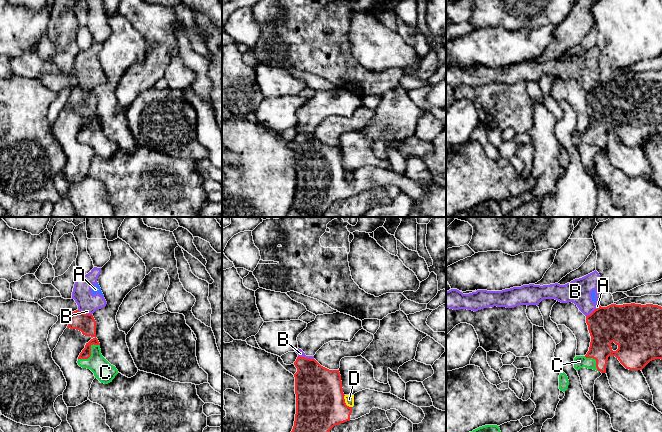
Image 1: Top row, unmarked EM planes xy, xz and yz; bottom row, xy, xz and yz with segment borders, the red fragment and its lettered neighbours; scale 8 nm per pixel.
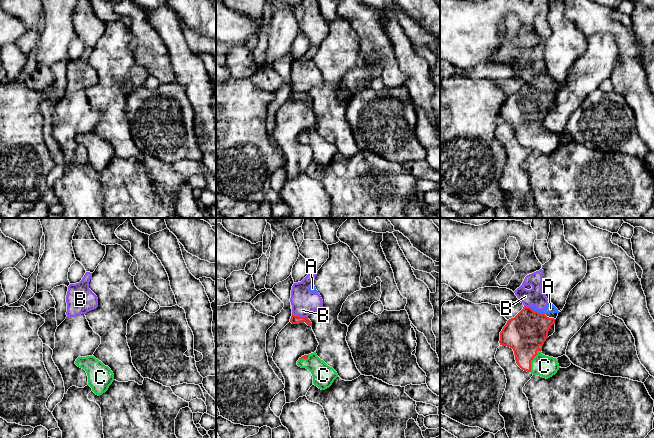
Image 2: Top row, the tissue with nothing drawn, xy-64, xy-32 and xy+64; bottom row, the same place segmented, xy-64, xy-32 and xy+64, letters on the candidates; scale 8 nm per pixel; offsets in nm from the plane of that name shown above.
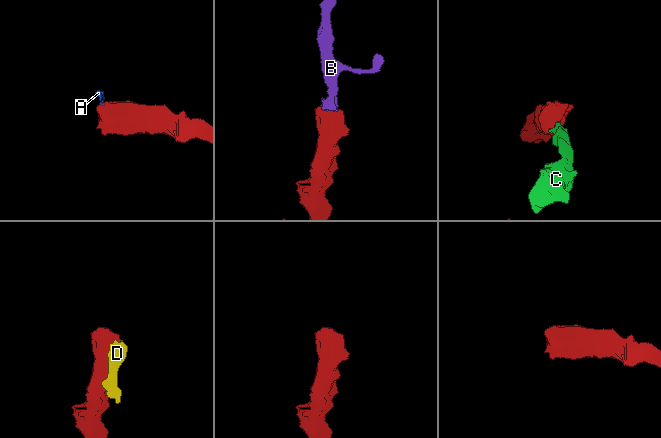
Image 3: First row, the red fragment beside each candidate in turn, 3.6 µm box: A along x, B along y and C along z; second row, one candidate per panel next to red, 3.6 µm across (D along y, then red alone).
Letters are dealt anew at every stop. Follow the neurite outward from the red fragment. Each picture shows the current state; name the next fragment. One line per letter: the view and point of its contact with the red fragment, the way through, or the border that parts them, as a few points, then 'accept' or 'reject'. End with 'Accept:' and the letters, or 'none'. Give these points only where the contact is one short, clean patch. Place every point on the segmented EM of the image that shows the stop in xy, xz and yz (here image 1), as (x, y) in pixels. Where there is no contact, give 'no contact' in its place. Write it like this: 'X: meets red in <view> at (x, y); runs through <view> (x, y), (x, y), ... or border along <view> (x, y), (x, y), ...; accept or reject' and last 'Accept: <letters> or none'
A: meets red in yz at (597, 308); border along yz (599, 306), (596, 309); reject
B: meets red in xz at (306, 358); border along xz (298, 355), (313, 359); reject
C: meets red in xy at (90, 353); runs through xy (85, 323), (95, 337), (90, 353), (91, 358), (105, 372); accept
D: meets red in xz at (344, 402); reject
Accept: C

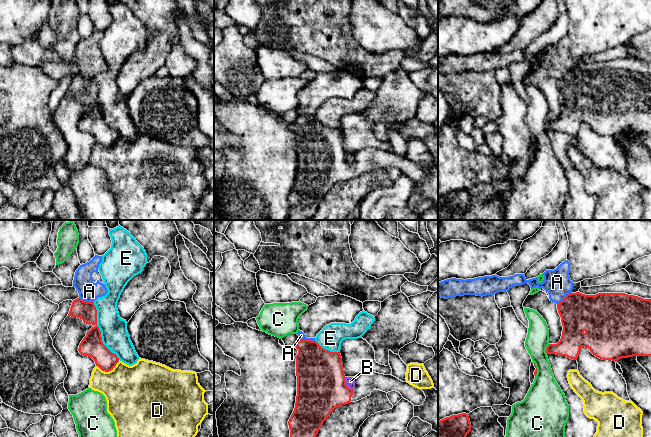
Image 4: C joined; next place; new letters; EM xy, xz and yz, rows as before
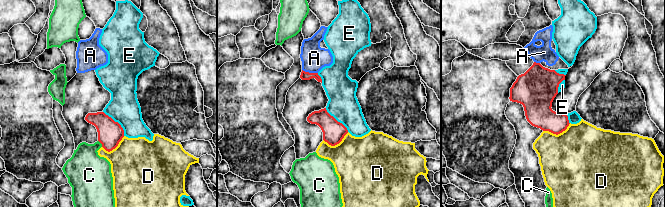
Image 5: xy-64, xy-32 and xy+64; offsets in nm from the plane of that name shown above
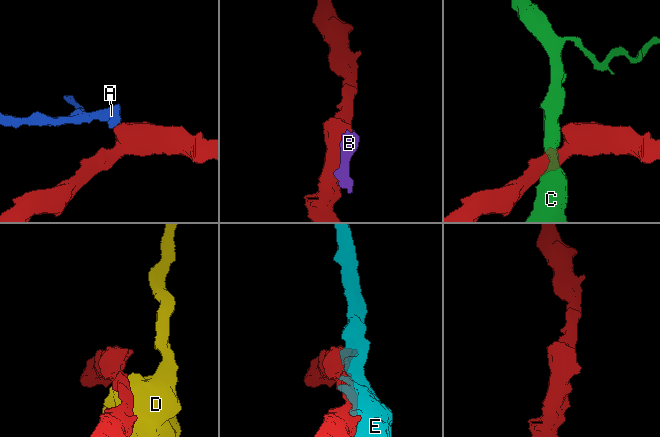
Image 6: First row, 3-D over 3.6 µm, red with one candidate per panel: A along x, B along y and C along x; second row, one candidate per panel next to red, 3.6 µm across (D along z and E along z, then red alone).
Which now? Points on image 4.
A: meets red in yz at (565, 297); border along yz (571, 292), (557, 304); reject
B: meets red in xz at (345, 384); reject
C: meets red in yz at (546, 349); border along yz (549, 344), (546, 348), (546, 353); reject
D: meets red in xy at (108, 371); border along xy (119, 360), (108, 371), (102, 371), (96, 366); reject
E: meets red in xy at (100, 331); reject
Accept: none

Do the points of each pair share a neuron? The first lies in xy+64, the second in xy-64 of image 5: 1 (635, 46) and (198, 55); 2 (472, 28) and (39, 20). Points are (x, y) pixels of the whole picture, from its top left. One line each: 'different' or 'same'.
1: different
2: different

